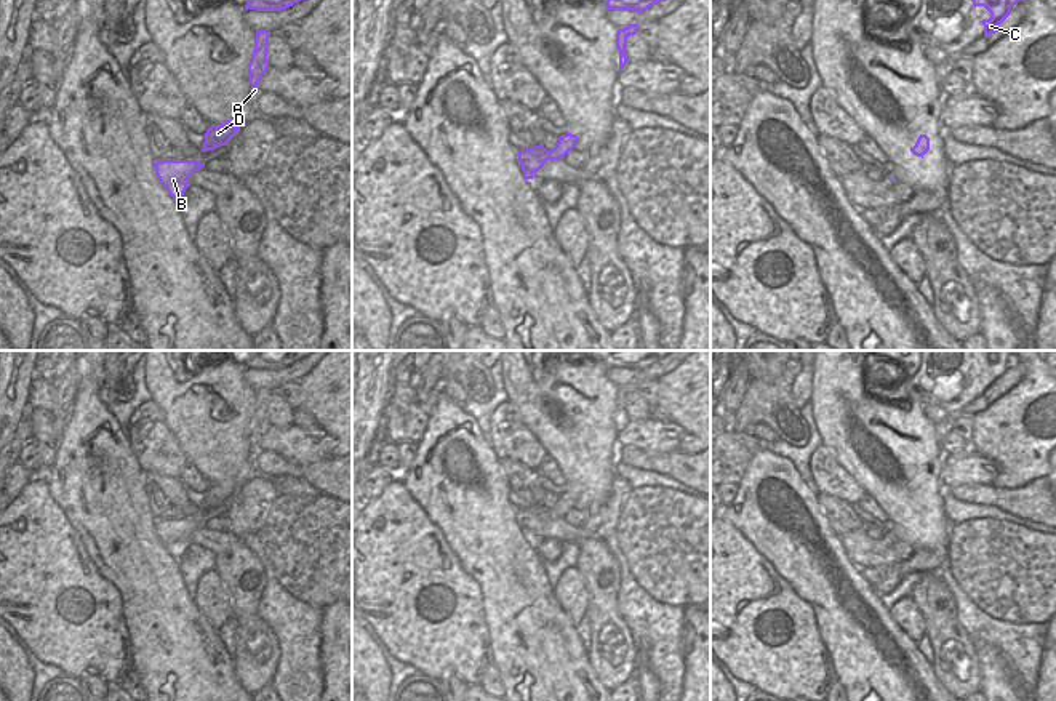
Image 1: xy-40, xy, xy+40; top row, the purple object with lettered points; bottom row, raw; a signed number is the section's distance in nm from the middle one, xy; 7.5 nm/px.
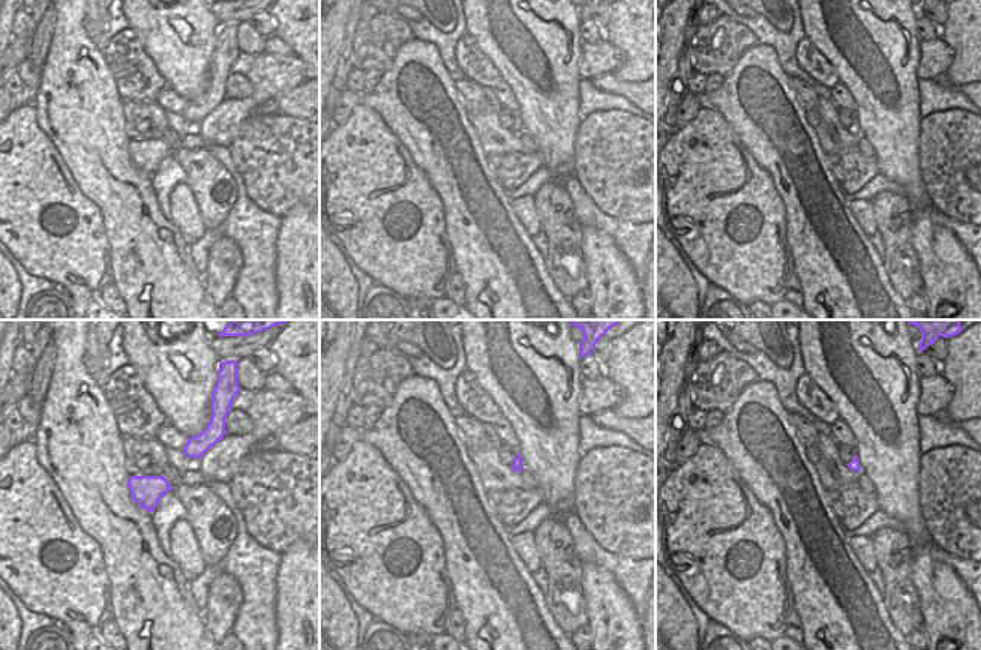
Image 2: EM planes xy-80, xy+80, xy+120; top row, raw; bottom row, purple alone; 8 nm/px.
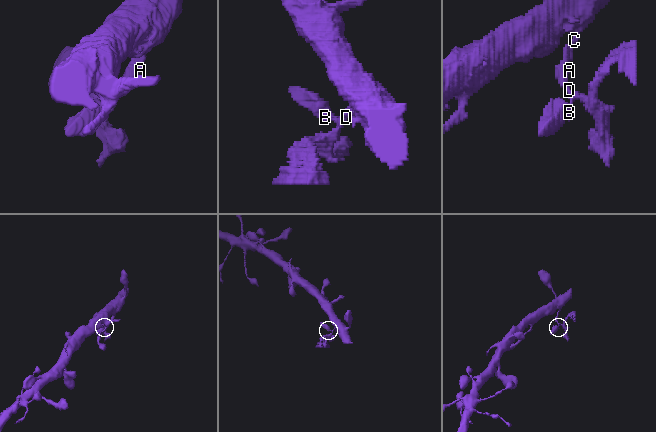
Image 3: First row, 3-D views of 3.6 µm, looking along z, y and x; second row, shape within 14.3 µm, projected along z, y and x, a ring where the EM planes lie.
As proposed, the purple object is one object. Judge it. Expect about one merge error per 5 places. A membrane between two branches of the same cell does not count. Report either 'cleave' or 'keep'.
keep

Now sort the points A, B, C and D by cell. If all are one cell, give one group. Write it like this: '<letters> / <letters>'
A B C D

